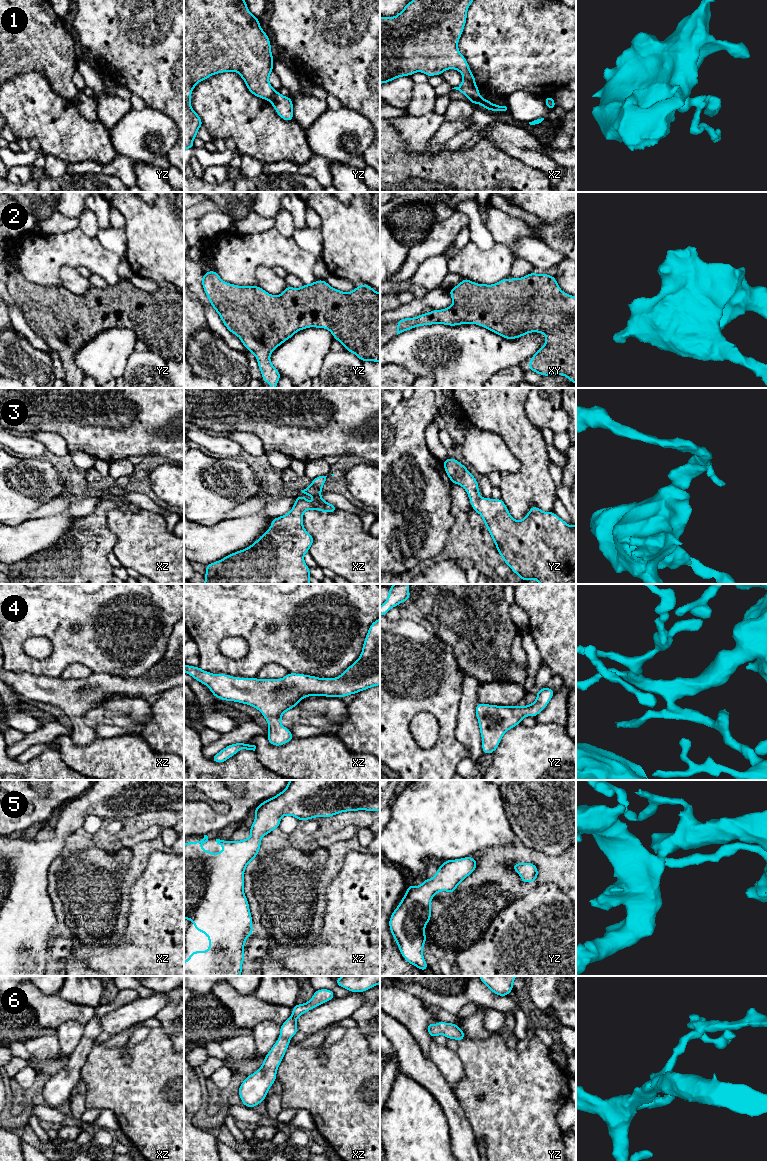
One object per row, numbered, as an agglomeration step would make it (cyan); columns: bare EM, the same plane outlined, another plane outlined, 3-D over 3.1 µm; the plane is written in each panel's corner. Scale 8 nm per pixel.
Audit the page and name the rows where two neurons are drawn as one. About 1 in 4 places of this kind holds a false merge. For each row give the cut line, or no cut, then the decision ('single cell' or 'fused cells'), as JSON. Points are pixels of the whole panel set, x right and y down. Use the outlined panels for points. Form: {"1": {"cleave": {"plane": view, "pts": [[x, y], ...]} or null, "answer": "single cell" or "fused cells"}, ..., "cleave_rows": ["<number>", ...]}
{"1": {"cleave": {"plane": "xz", "pts": [[463, 78], [475, 84]]}, "answer": "fused cells"}, "2": {"cleave": null, "answer": "single cell"}, "3": {"cleave": null, "answer": "single cell"}, "4": {"cleave": null, "answer": "single cell"}, "5": {"cleave": null, "answer": "single cell"}, "6": {"cleave": null, "answer": "single cell"}, "cleave_rows": ["1"]}

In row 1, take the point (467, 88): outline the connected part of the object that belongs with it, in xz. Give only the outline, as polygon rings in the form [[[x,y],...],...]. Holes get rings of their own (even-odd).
[[[465,79],[462,80],[460,86],[454,87],[452,89],[458,90],[468,98],[468,101],[470,101],[473,104],[479,104],[487,110],[495,112],[507,110],[506,106],[496,105],[491,103],[489,100],[482,98],[480,96],[479,88],[477,87],[477,85],[469,81],[466,81]]]

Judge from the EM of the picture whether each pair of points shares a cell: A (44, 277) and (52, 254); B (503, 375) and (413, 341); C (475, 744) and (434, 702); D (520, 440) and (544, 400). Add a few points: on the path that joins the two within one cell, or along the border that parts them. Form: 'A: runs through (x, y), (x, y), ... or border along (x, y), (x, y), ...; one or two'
A: runs through (44, 271), (44, 262), (46, 260); one
B: border along (519, 365), (500, 369), (489, 377); two
C: border along (459, 703), (455, 737), (466, 748); two
D: border along (525, 399), (524, 412), (527, 418), (541, 429); two

